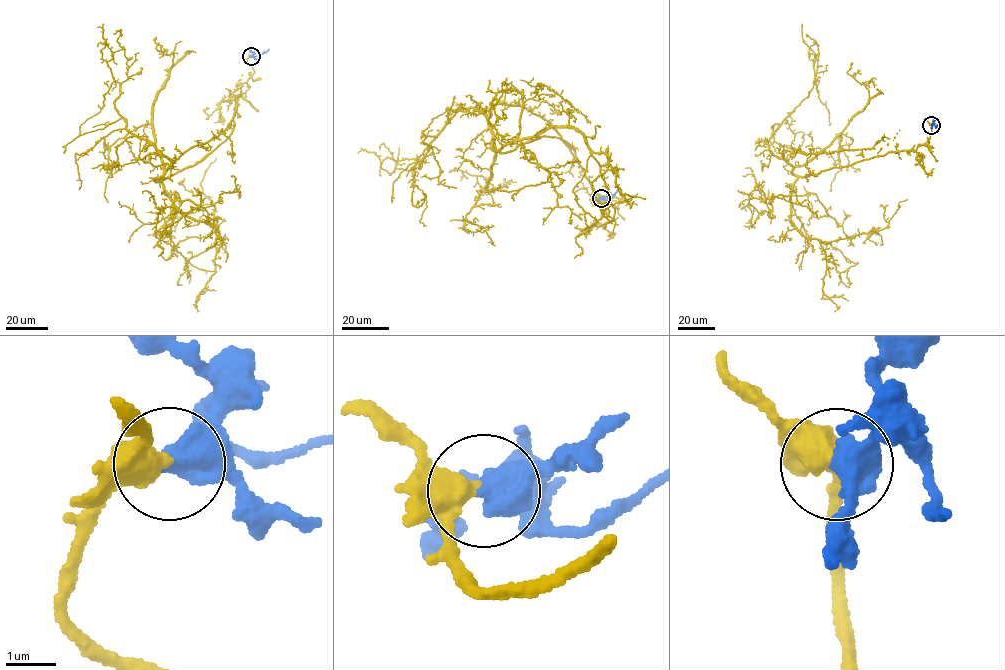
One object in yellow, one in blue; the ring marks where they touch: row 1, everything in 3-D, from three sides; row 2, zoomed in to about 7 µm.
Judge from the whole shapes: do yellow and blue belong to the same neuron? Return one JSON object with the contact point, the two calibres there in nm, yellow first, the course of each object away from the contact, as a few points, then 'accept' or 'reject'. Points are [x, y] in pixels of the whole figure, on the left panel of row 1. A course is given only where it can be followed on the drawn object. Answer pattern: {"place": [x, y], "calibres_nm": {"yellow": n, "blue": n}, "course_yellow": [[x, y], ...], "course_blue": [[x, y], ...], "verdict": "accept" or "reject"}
{"place": [251, 56], "calibres_nm": {"yellow": 320, "blue": 600}, "course_yellow": [[251, 56], [229, 135], [161, 180], [173, 205], [217, 231], [214, 205], [204, 204], [147, 235]], "course_blue": [[251, 56], [269, 49]], "verdict": "accept"}

